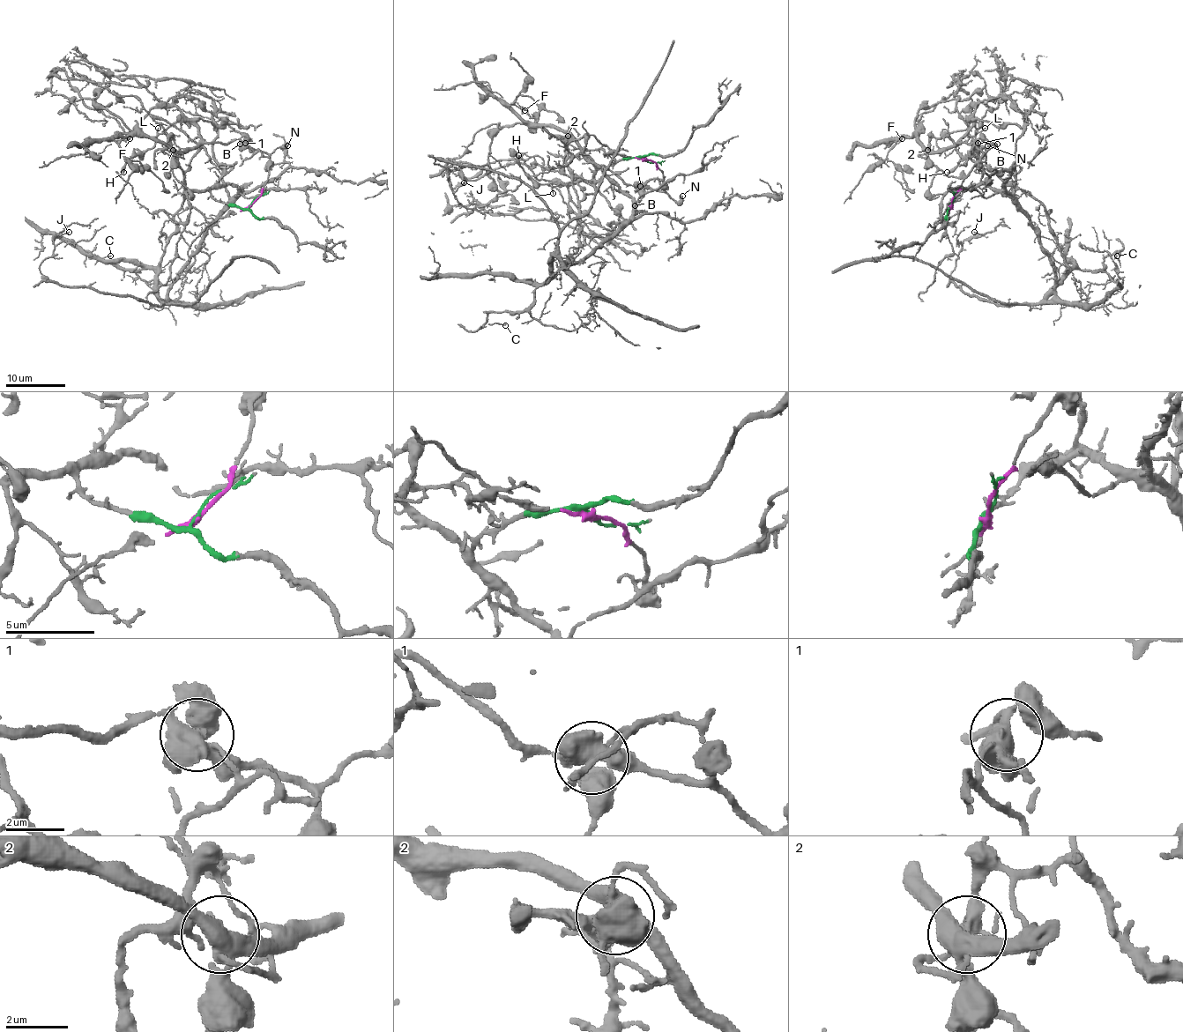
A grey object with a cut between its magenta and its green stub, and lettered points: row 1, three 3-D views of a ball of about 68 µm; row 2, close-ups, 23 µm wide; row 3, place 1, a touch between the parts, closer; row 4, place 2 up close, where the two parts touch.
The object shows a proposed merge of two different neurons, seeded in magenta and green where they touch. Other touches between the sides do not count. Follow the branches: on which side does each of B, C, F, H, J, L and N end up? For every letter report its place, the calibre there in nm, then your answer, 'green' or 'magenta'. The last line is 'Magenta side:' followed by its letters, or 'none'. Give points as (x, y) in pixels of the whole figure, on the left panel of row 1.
B: place (240, 144); calibre 190 nm; magenta
C: place (110, 256); calibre 130 nm; green
F: place (130, 138); calibre 170 nm; magenta
H: place (123, 172); calibre 320 nm; magenta
J: place (69, 232); calibre 130 nm; green
L: place (158, 128); calibre 150 nm; magenta
N: place (287, 145); calibre 440 nm; magenta
Magenta side: B, F, H, L, N

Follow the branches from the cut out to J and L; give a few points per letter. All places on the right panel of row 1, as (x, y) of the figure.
J: (951, 204), (967, 189), (1001, 190), (1036, 230), (1053, 295), (1001, 304), (960, 288), (951, 275), (973, 232)
L: (951, 204), (963, 180), (982, 156), (977, 139), (957, 143), (972, 126), (972, 120), (975, 134), (985, 128)

